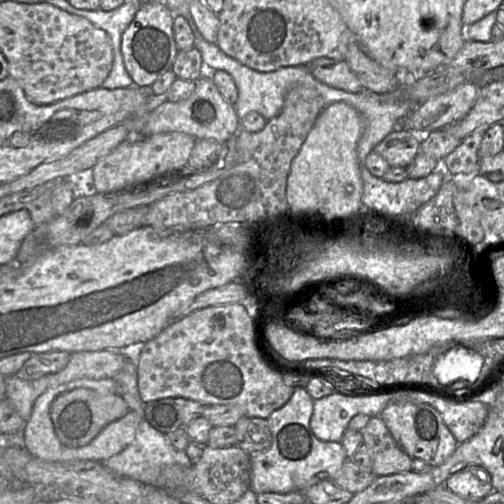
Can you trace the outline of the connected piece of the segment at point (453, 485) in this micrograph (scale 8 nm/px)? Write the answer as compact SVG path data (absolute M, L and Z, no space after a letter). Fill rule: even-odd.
M469 466L450 475L445 481L445 487L466 500L478 502L493 490L490 481L479 478L481 471L485 470L479 466Z

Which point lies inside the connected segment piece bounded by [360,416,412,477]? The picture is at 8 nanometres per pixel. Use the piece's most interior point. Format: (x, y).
(388, 458)

